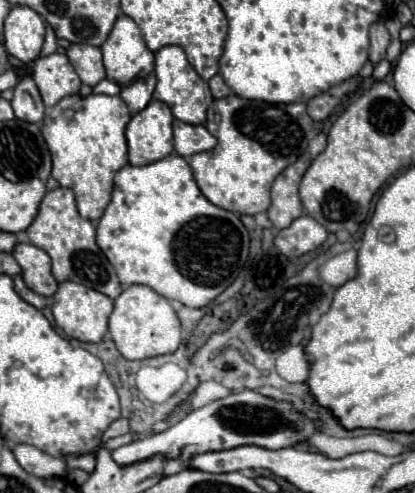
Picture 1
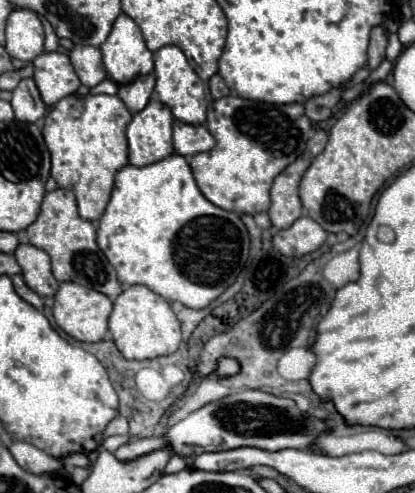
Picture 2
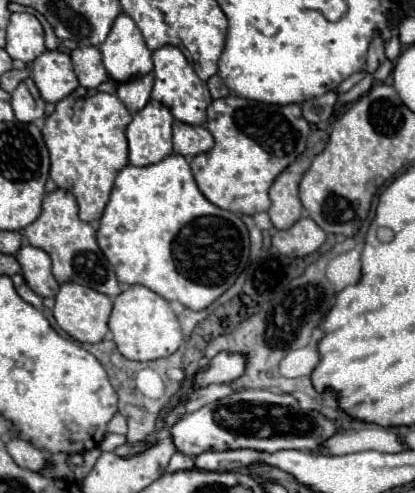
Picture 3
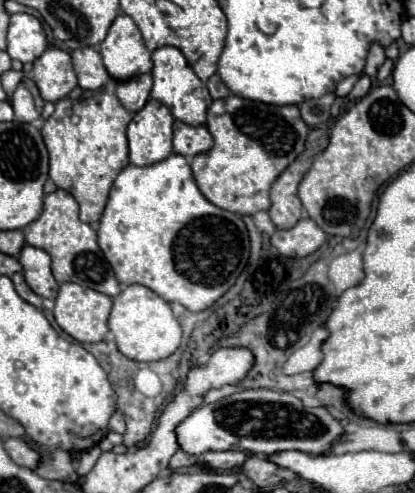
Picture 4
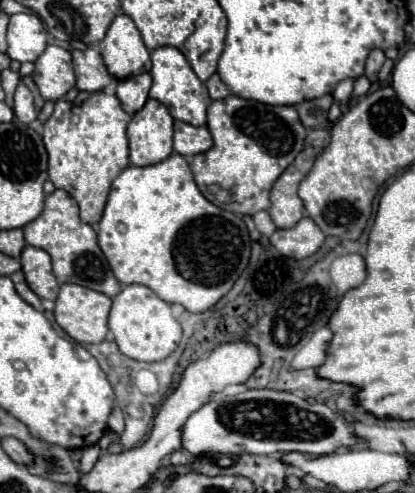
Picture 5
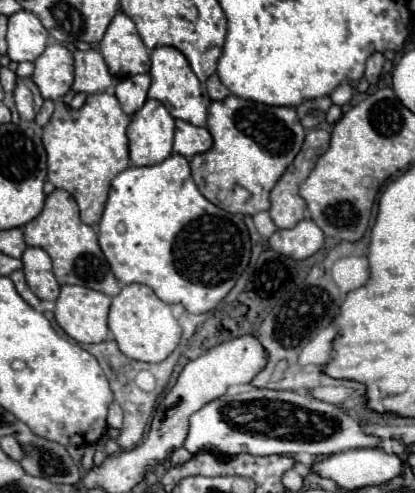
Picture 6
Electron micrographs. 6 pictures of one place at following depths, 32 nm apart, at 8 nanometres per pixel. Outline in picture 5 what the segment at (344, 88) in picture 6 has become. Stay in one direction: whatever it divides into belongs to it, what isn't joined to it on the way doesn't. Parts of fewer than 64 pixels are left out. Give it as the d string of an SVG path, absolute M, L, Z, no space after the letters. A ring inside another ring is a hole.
M342 80L342 82L336 86L336 90L332 92L334 102L338 102L338 104L348 102L350 96L352 96L352 88L354 88L354 80Z

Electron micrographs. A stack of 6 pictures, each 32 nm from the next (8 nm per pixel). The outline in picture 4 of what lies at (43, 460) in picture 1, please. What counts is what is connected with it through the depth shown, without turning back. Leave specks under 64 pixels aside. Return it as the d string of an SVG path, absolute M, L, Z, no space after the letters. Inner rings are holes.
M8 438L4 440L4 448L6 452L10 454L10 458L20 464L20 466L26 466L26 468L36 468L38 460L40 460L40 454L36 450L32 450L24 440L20 438Z

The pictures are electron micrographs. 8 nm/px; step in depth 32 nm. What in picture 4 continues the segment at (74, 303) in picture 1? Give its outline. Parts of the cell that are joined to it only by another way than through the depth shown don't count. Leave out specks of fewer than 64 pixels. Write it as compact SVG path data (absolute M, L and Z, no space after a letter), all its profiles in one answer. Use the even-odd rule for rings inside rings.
M66 282L60 286L60 292L56 296L56 306L54 306L54 318L58 326L70 334L74 340L80 344L88 342L102 342L104 336L108 334L108 314L112 308L112 298L108 298L102 292L96 292L92 288L84 288L74 282Z

